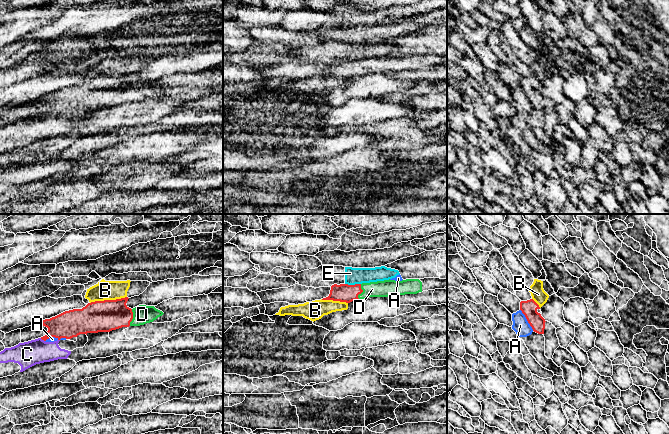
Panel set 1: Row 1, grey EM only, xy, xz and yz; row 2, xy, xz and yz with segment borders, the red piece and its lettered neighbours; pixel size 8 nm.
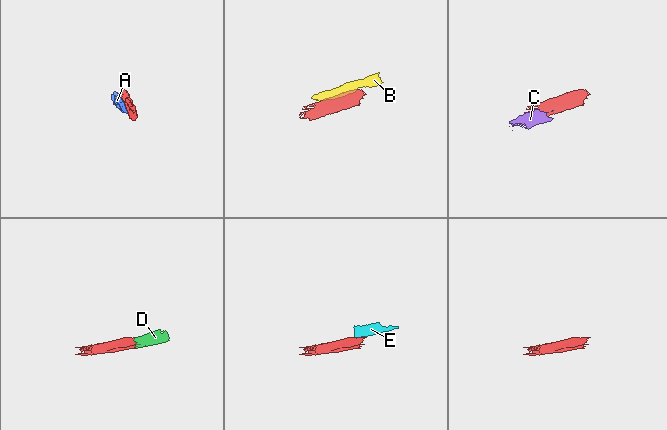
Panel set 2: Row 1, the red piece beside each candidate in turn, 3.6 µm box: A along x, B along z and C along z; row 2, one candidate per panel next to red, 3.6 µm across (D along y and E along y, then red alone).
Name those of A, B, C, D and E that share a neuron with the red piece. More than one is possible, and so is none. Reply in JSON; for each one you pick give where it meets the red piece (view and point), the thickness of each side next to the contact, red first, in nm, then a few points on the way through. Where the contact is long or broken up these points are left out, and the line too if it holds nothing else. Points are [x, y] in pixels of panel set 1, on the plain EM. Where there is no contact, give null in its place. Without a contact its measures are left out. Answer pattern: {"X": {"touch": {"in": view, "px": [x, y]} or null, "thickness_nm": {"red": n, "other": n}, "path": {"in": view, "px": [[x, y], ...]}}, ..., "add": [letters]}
{"D": {"touch": {"in": "xy", "px": [132, 93]}, "thickness_nm": {"red": 260, "other": 160}, "path": {"in": "xy", "px": [[101, 92], [132, 93], [142, 90]]}}, "add": ["D"]}

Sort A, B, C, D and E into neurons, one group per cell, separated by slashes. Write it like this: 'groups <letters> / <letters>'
groups A C / B / D / E

